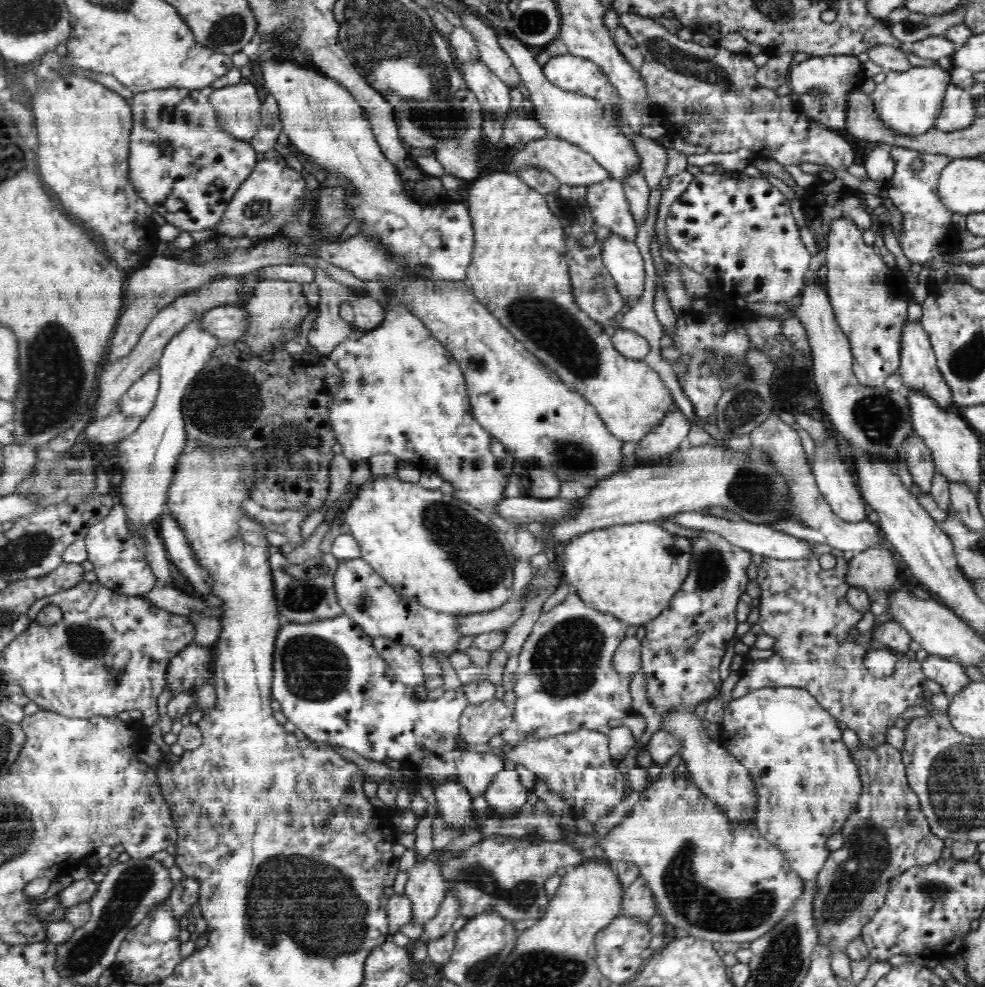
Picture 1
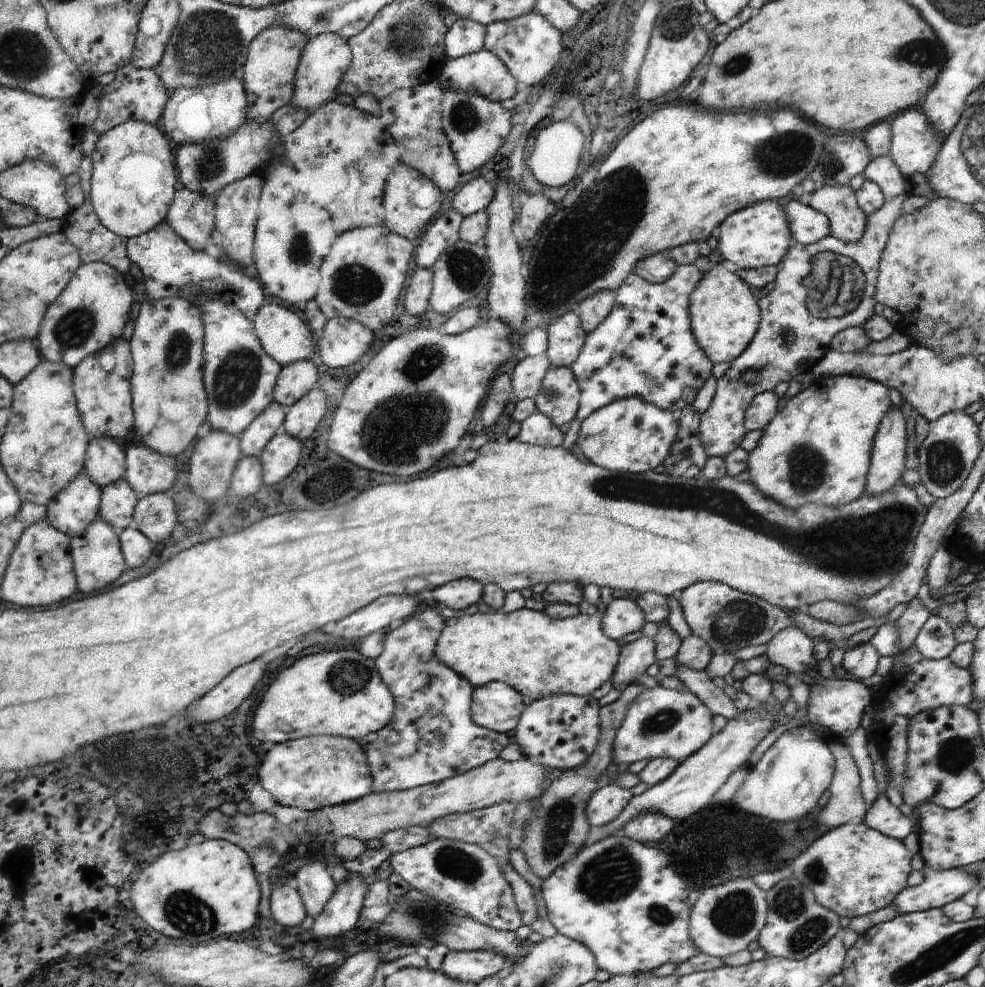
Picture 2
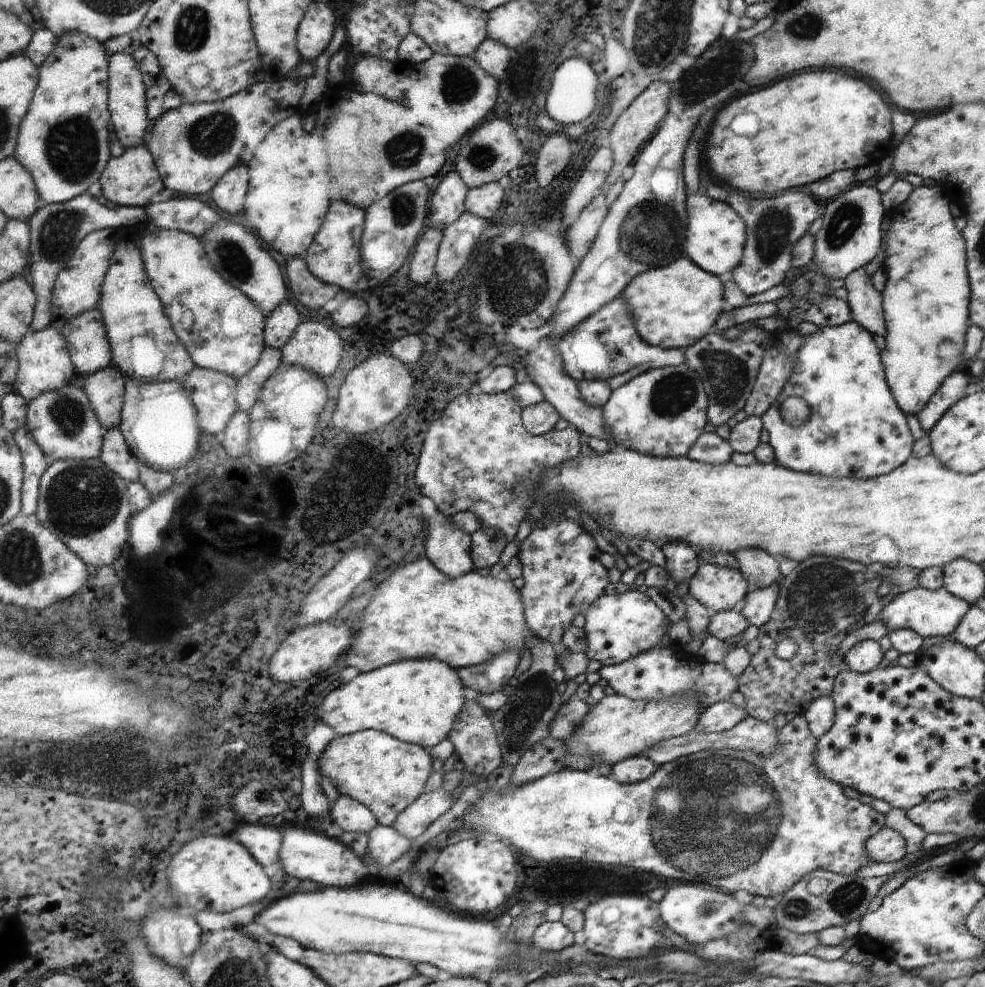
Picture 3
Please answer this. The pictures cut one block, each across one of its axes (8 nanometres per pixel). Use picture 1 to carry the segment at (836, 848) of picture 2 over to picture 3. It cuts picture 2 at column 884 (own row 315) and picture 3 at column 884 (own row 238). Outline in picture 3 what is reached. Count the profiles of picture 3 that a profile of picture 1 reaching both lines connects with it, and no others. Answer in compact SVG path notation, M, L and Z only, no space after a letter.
M883 828L871 836L865 842L865 852L869 856L869 862L899 862L907 856L905 840L891 828Z

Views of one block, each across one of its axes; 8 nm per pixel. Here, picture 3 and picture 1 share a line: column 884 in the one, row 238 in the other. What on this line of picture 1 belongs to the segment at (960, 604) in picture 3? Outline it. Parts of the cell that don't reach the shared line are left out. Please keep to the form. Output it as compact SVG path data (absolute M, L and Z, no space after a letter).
M610 234L604 242L602 260L626 304L636 304L648 286L648 266L638 244Z

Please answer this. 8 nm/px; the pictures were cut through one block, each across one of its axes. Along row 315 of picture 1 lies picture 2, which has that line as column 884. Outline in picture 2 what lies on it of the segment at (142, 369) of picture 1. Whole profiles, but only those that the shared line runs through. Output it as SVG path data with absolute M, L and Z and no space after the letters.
M879 156L871 160L861 172L861 176L863 176L863 182L873 182L883 190L885 202L897 196L903 196L905 192L905 178L897 172L897 166L889 160L889 156Z

